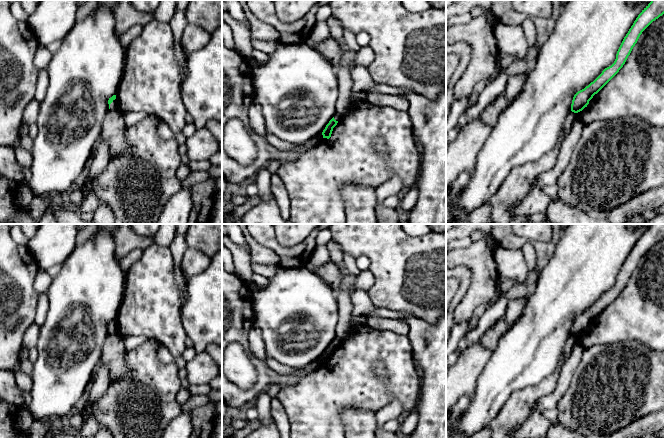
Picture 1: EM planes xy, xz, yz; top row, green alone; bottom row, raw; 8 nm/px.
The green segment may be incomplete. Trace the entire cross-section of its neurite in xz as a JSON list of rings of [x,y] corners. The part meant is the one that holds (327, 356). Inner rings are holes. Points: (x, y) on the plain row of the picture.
[[[334,341],[329,345],[326,349],[325,353],[322,356],[323,362],[329,363],[331,361],[333,352],[337,349],[338,345],[334,343]]]

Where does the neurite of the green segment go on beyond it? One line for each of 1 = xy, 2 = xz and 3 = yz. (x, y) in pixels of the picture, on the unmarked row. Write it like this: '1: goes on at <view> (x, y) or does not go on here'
1: does not go on here
2: does not go on here
3: does not go on here

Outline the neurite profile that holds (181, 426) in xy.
[[[191,395],[189,400],[182,405],[181,414],[166,425],[160,438],[190,438],[193,432],[191,411],[210,401],[208,395]]]

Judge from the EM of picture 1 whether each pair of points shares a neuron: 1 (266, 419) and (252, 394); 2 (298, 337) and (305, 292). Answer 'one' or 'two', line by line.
1: two
2: one

